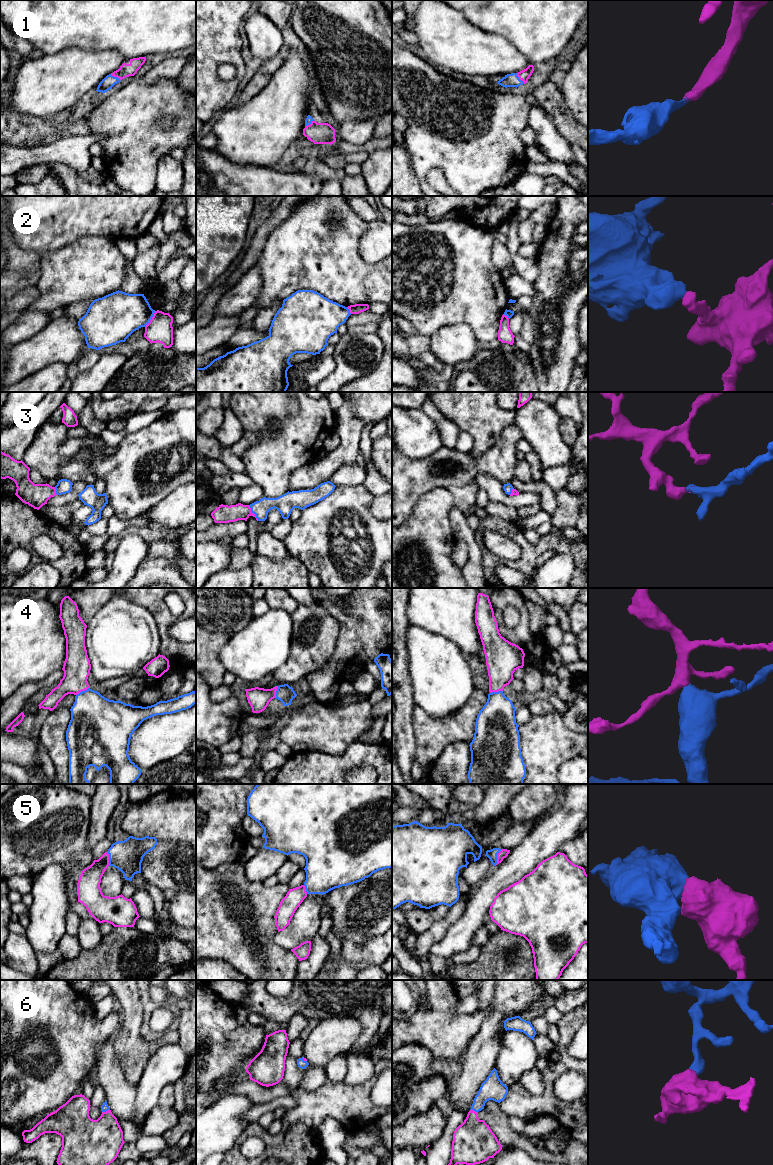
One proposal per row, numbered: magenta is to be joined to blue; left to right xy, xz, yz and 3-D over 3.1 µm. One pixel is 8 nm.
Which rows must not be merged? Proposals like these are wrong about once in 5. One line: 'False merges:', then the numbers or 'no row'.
False merges: 2

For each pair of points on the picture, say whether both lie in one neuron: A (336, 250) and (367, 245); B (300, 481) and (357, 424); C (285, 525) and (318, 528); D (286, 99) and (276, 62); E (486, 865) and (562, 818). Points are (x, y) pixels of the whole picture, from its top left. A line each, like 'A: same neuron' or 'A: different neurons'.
A: different neurons
B: same neuron
C: different neurons
D: different neurons
E: different neurons

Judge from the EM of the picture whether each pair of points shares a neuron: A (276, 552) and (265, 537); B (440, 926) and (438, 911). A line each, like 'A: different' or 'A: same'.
A: same
B: different

